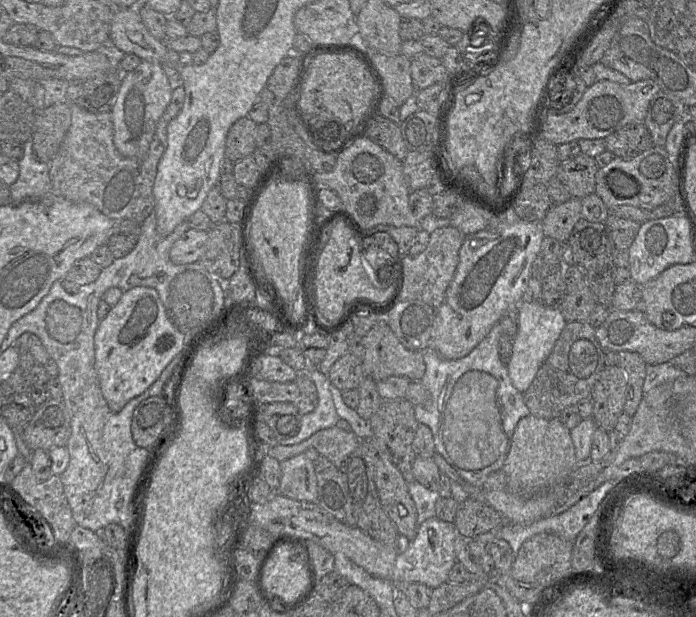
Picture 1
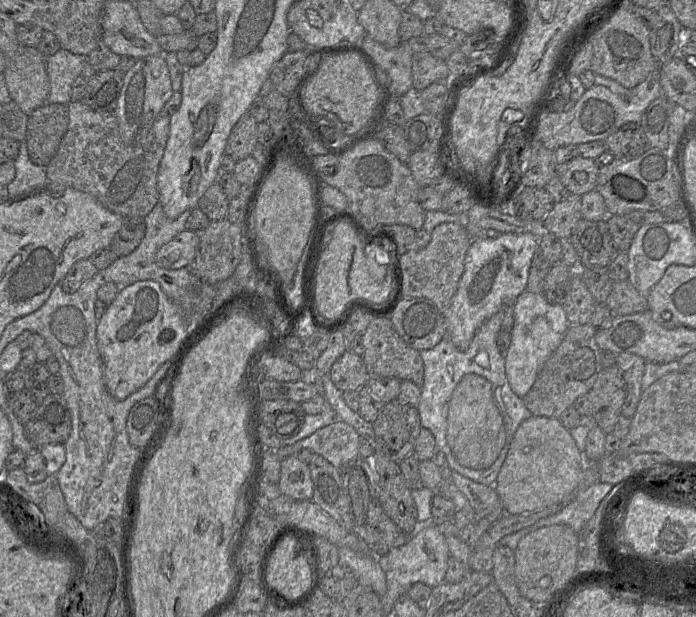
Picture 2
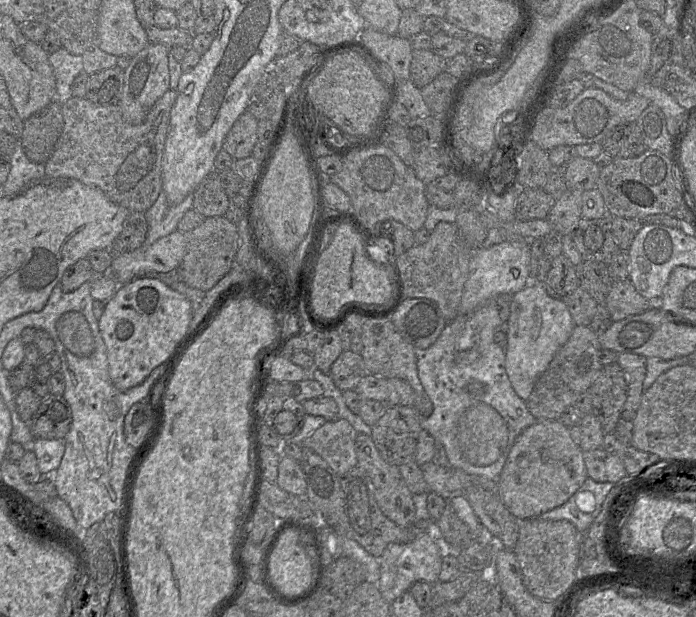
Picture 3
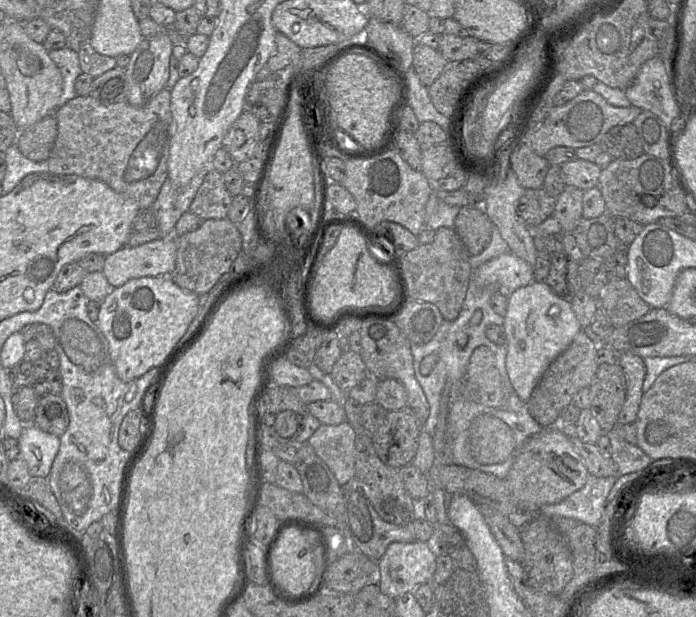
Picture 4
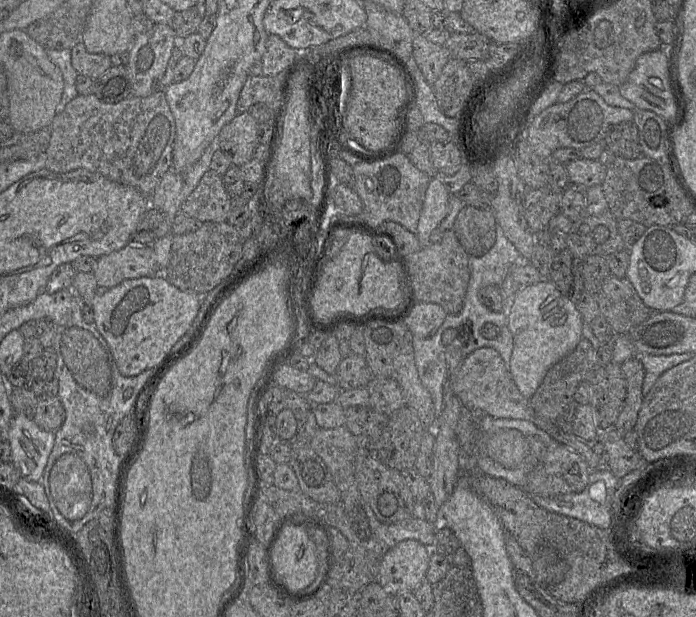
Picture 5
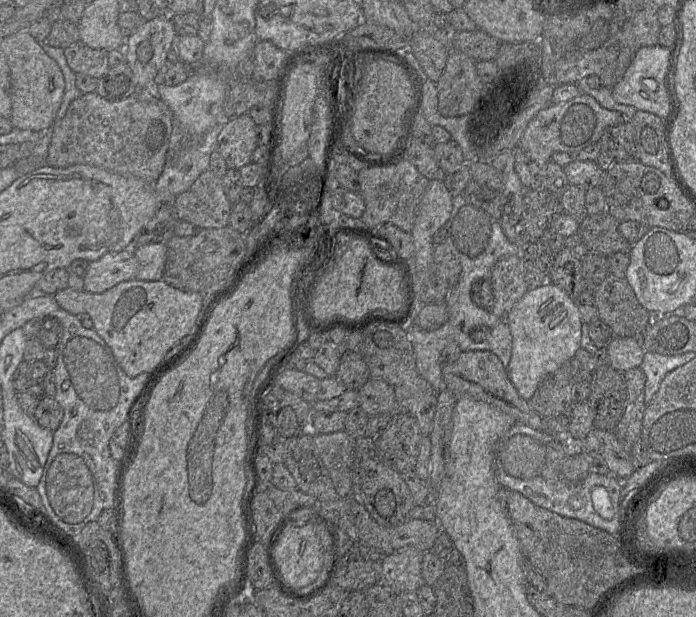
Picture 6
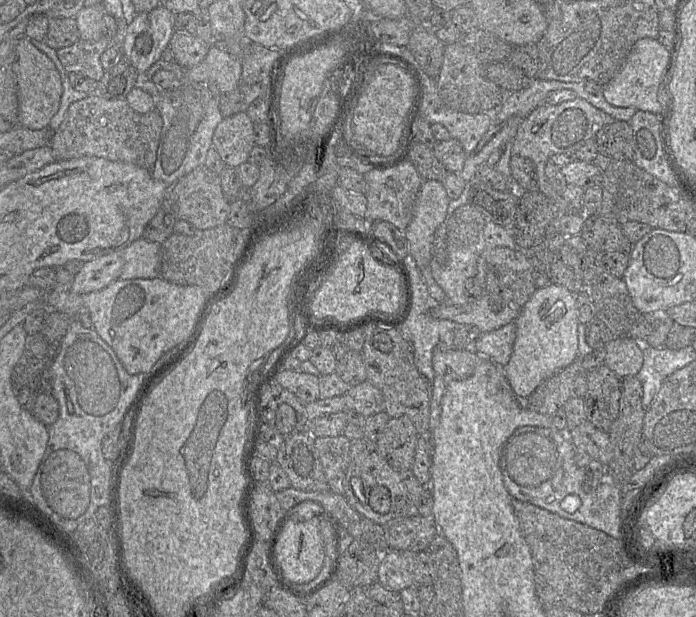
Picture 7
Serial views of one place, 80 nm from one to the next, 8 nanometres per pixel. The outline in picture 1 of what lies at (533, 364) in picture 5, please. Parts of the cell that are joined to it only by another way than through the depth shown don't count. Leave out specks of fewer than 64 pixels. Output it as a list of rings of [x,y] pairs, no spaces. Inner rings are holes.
[[[540,301],[520,302],[518,306],[518,330],[513,337],[512,354],[506,365],[513,386],[525,392],[539,368],[551,353],[556,340],[566,325],[559,308],[550,308]]]

